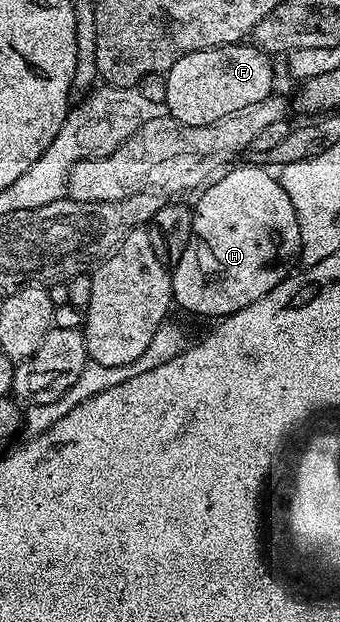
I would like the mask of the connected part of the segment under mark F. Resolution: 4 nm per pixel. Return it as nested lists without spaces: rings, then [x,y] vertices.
[[[245,41],[187,53],[187,57],[179,57],[165,75],[165,110],[183,125],[192,127],[231,117],[231,113],[239,113],[239,109],[247,109],[247,105],[255,105],[274,94],[273,67],[269,62],[266,52]]]

